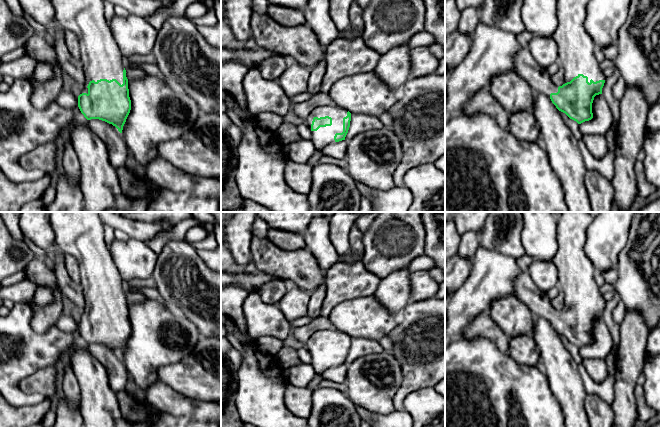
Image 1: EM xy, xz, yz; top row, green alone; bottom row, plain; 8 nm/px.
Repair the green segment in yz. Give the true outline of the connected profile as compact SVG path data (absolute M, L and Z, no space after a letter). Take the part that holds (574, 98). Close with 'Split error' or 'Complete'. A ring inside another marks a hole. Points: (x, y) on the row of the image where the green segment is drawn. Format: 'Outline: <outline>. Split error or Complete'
Outline: M558 0L557 16L558 26L552 34L552 38L558 45L559 65L564 69L565 83L557 86L551 81L548 72L540 66L528 49L529 42L535 36L524 30L517 35L517 41L521 49L514 57L514 69L523 78L534 92L543 93L548 96L556 108L565 113L570 119L581 124L593 118L592 103L596 95L602 94L605 83L604 72L600 68L594 56L595 43L584 28L586 18L586 7L590 0Z. Split error

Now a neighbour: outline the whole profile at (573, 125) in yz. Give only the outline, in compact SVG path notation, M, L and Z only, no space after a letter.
M560 111L560 114L564 123L570 128L577 140L581 139L581 134L579 133L579 124L576 121L570 119L565 113Z

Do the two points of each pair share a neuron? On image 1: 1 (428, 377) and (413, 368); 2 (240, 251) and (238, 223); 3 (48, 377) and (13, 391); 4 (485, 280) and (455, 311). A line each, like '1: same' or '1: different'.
1: same
2: same
3: different
4: same

